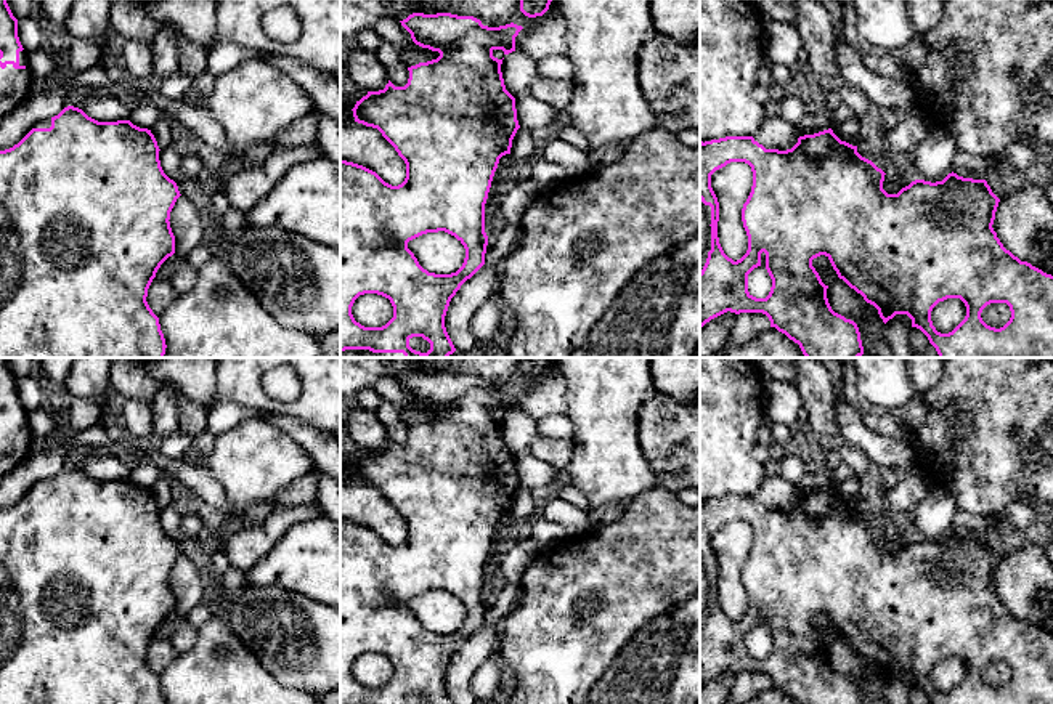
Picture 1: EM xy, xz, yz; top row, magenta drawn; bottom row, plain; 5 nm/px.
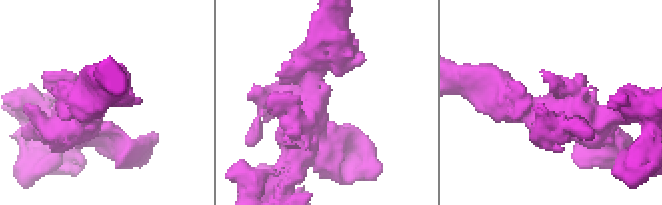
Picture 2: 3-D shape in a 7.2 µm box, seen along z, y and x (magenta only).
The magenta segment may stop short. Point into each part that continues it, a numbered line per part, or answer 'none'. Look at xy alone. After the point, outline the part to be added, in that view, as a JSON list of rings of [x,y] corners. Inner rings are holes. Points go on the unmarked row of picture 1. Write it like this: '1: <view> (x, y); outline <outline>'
1: xy (13, 441); outline [[[22,409],[19,411],[19,428],[14,428],[13,423],[0,427],[0,476],[13,471],[29,455],[27,446],[32,435],[27,422],[27,412]]]

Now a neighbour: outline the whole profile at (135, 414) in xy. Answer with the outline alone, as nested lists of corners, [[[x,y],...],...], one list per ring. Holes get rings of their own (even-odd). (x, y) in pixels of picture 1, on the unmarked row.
[[[122,399],[116,420],[120,422],[133,438],[154,441],[152,399]]]

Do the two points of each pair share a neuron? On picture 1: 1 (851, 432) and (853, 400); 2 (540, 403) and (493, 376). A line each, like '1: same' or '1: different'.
1: different
2: same

